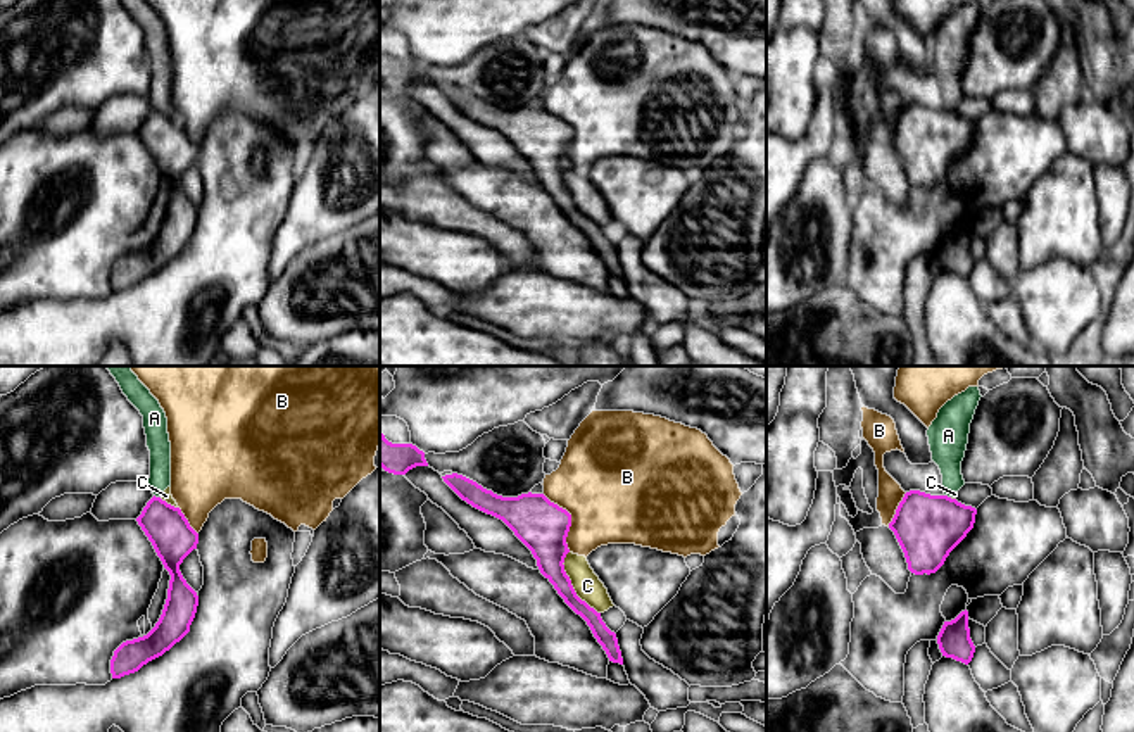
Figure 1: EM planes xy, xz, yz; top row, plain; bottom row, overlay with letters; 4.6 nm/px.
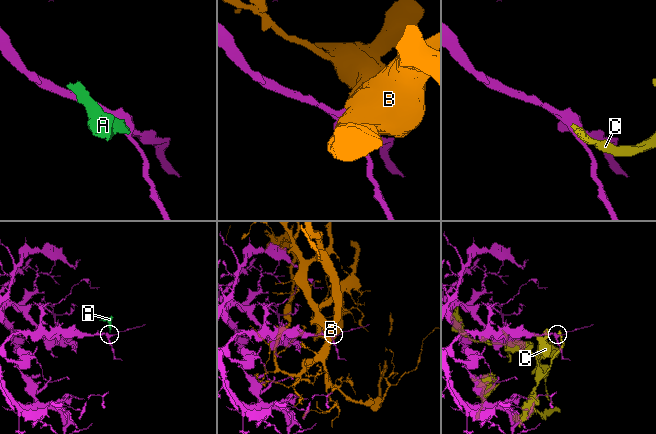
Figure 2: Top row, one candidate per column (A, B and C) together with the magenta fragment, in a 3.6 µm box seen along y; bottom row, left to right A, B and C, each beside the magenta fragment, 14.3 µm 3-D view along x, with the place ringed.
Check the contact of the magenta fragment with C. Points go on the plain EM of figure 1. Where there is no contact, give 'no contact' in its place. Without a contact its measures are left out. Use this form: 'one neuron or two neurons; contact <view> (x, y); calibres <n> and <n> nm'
two neurons; contact xz (570, 197); calibres 190 and 130 nm

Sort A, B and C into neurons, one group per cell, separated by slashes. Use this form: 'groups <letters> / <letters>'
groups A C / B

